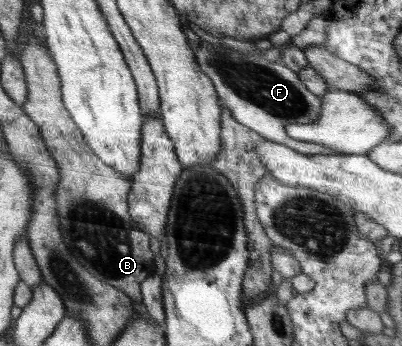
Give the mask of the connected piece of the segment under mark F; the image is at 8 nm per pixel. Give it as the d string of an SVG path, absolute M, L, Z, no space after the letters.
M201 40L200 44L192 45L192 49L201 70L212 80L215 90L219 95L219 101L223 103L224 107L229 109L233 118L238 121L238 123L253 129L256 133L260 134L264 140L287 145L288 148L294 149L298 153L306 155L335 153L328 148L324 148L324 145L312 141L294 140L286 133L287 125L292 125L297 122L302 125L306 125L307 123L312 124L319 119L321 101L319 96L308 91L308 88L300 81L298 74L290 70L281 61L269 61L262 56L240 52L225 45L211 46L203 40Z

